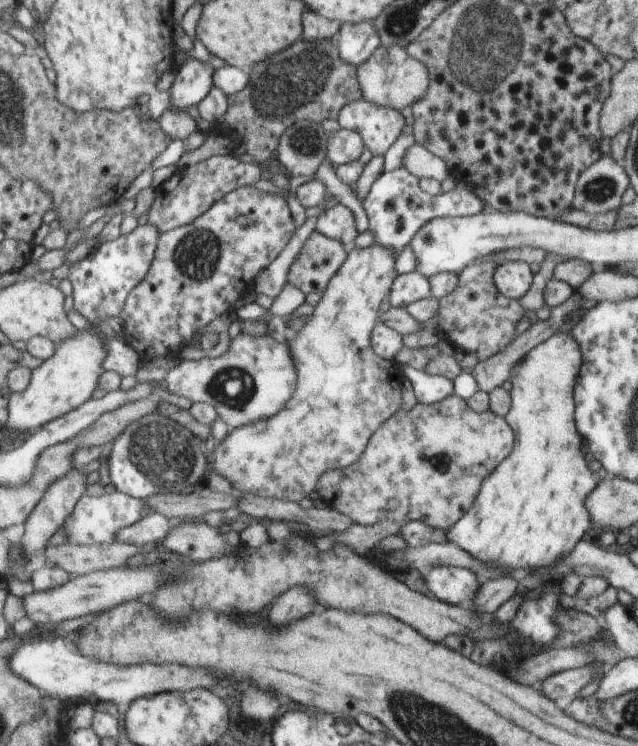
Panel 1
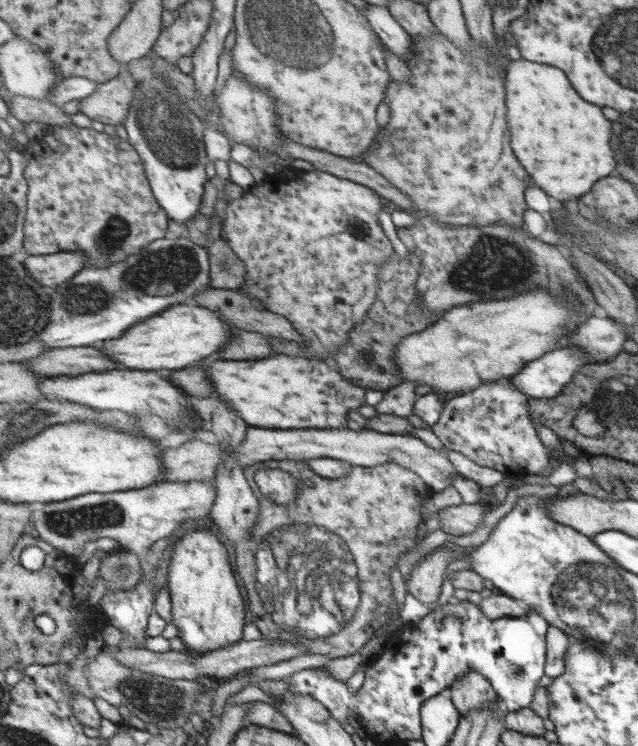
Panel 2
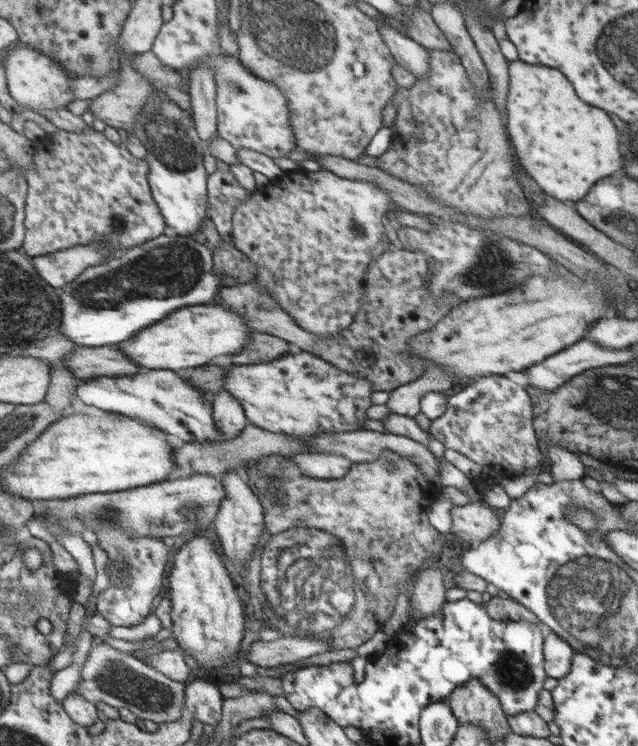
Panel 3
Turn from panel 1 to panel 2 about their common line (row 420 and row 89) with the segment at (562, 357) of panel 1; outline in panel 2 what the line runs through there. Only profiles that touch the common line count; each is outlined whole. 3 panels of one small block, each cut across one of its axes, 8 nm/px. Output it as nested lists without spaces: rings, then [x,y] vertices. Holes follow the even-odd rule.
[[[525,59],[509,60],[504,82],[506,119],[511,122],[510,146],[515,146],[519,162],[523,162],[522,167],[531,174],[531,183],[547,196],[574,203],[575,199],[589,192],[597,178],[607,176],[613,168],[618,172],[615,126],[611,126],[609,134],[609,122],[599,106],[581,100],[559,67]]]

